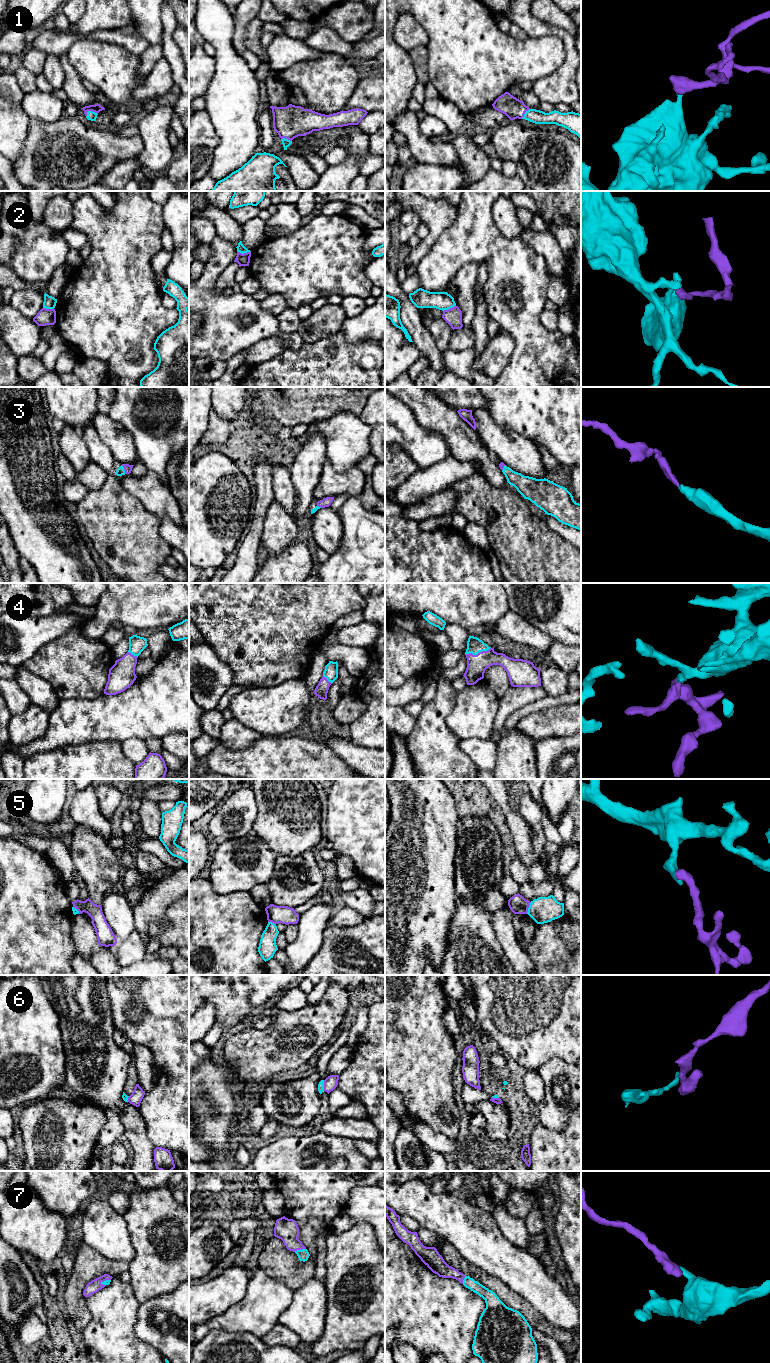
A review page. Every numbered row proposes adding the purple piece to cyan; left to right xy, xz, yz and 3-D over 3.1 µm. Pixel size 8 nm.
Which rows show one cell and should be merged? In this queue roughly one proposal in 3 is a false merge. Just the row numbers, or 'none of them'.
1, 3, 4, 7

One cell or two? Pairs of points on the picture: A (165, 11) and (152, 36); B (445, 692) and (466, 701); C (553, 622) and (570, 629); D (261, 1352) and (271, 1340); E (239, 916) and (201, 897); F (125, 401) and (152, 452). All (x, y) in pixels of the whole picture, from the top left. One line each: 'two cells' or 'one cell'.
A: two cells
B: two cells
C: one cell
D: two cells
E: one cell
F: one cell

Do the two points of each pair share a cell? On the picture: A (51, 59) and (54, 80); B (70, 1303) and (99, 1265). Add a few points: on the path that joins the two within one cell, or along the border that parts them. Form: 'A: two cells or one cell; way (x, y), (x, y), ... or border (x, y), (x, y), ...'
A: one cell; way (52, 64), (54, 75)
B: one cell; way (73, 1293), (75, 1286), (89, 1272)

